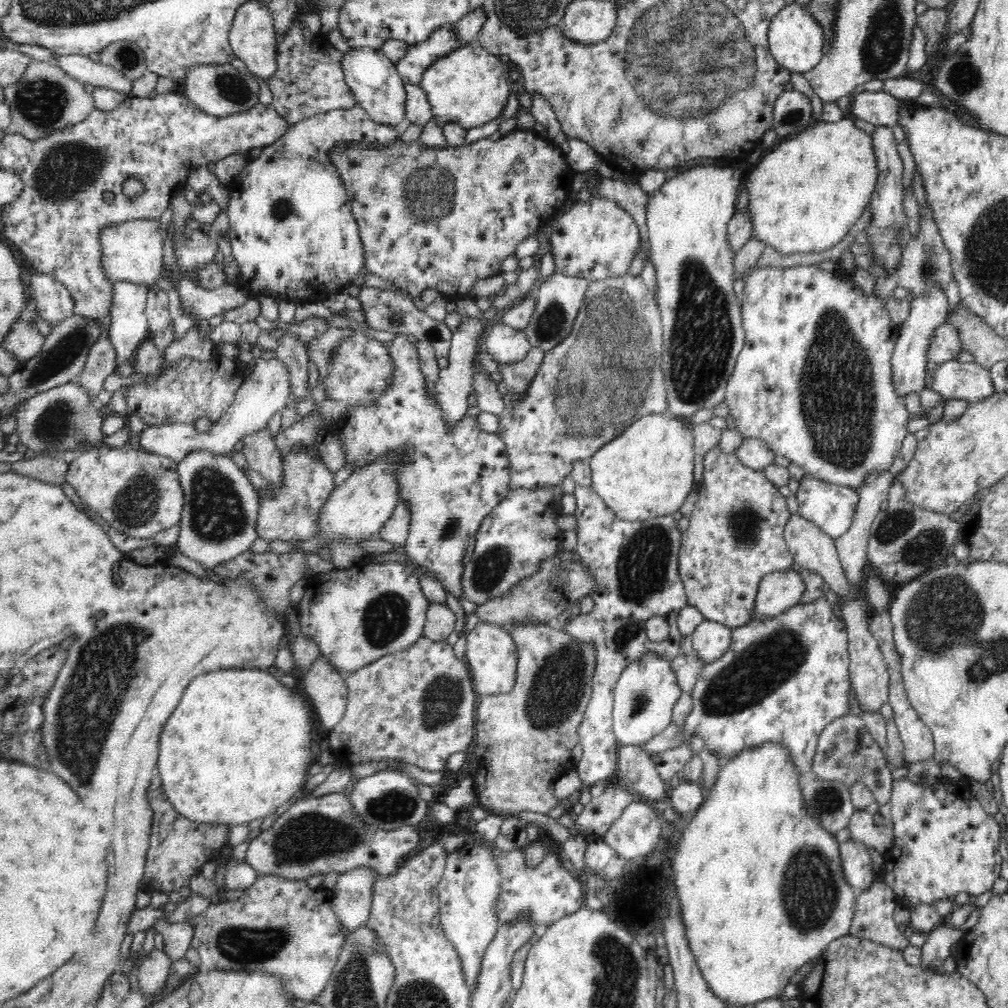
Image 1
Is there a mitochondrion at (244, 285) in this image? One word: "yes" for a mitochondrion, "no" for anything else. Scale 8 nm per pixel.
no

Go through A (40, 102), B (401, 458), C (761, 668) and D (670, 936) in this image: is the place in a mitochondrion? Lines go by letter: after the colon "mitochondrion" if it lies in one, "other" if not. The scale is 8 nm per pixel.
A: mitochondrion
B: other
C: mitochondrion
D: other

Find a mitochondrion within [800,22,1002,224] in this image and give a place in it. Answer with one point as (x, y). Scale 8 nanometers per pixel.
(963, 76)

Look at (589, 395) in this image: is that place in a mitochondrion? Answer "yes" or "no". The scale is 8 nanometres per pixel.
yes

